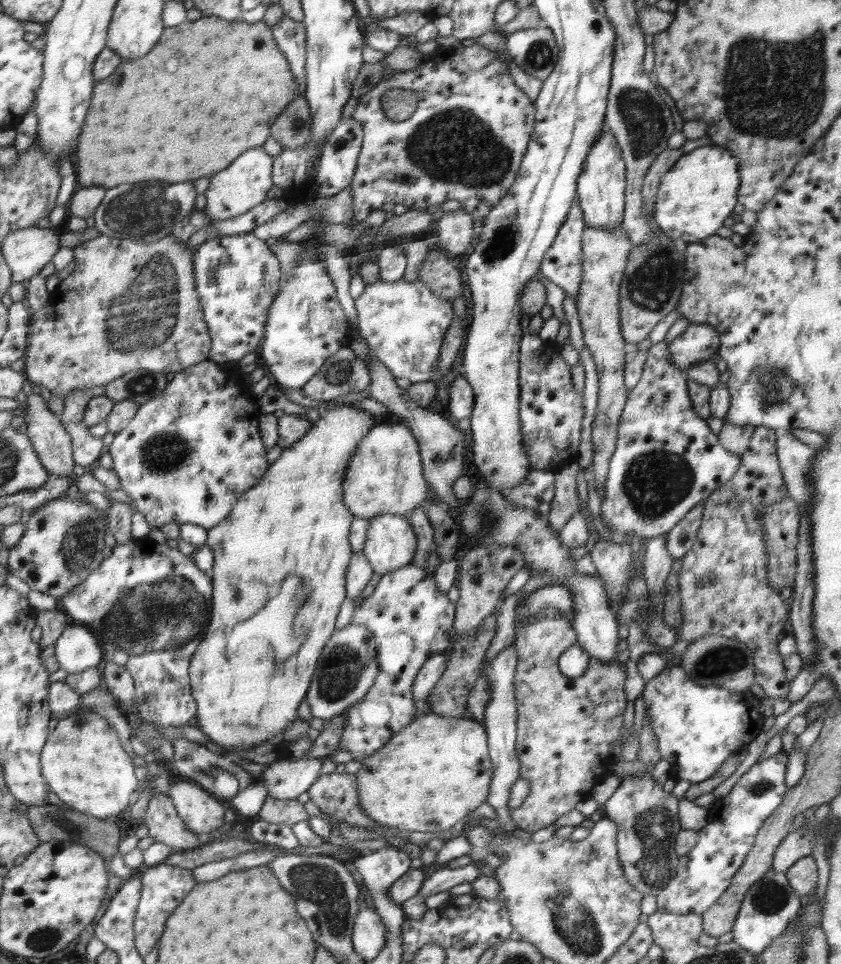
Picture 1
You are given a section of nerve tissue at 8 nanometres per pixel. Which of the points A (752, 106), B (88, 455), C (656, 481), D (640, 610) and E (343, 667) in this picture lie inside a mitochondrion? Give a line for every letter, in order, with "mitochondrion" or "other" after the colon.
A: mitochondrion
B: other
C: mitochondrion
D: mitochondrion
E: mitochondrion

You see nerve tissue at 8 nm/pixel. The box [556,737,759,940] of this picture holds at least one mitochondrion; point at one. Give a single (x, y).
(652, 827)

